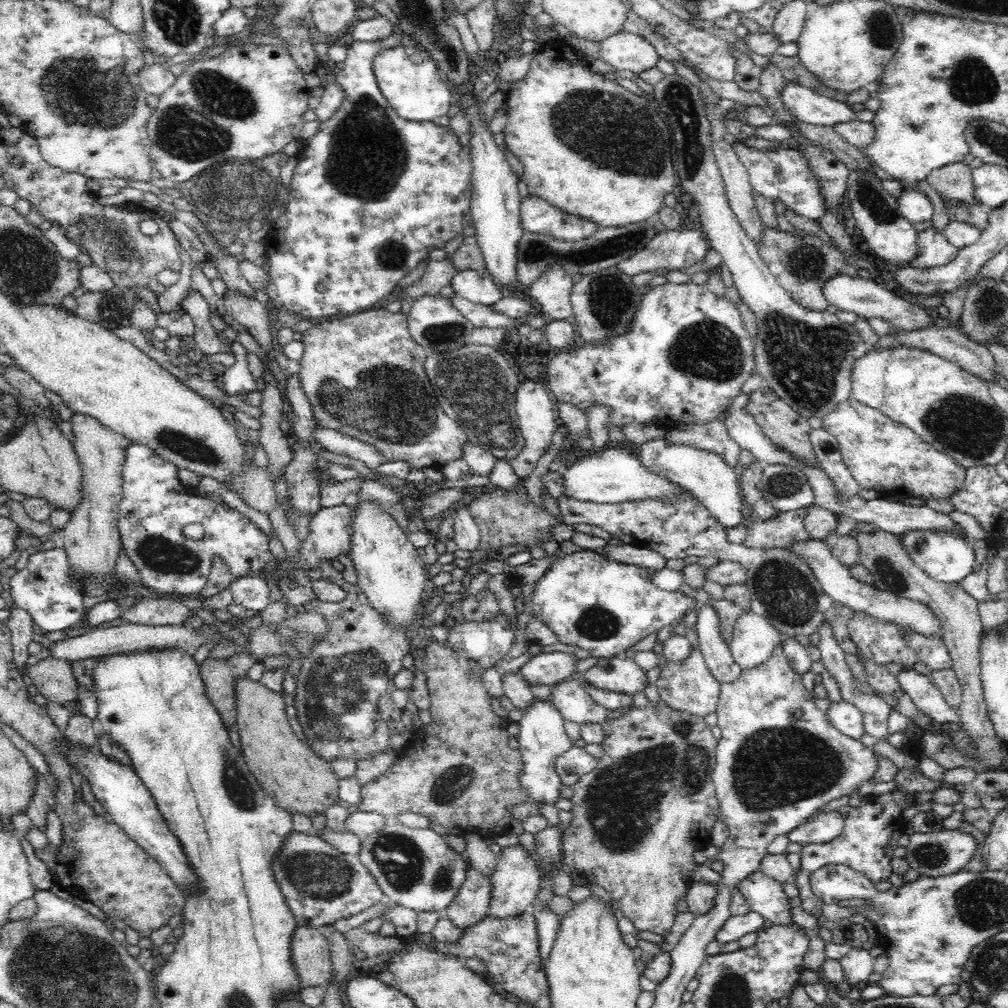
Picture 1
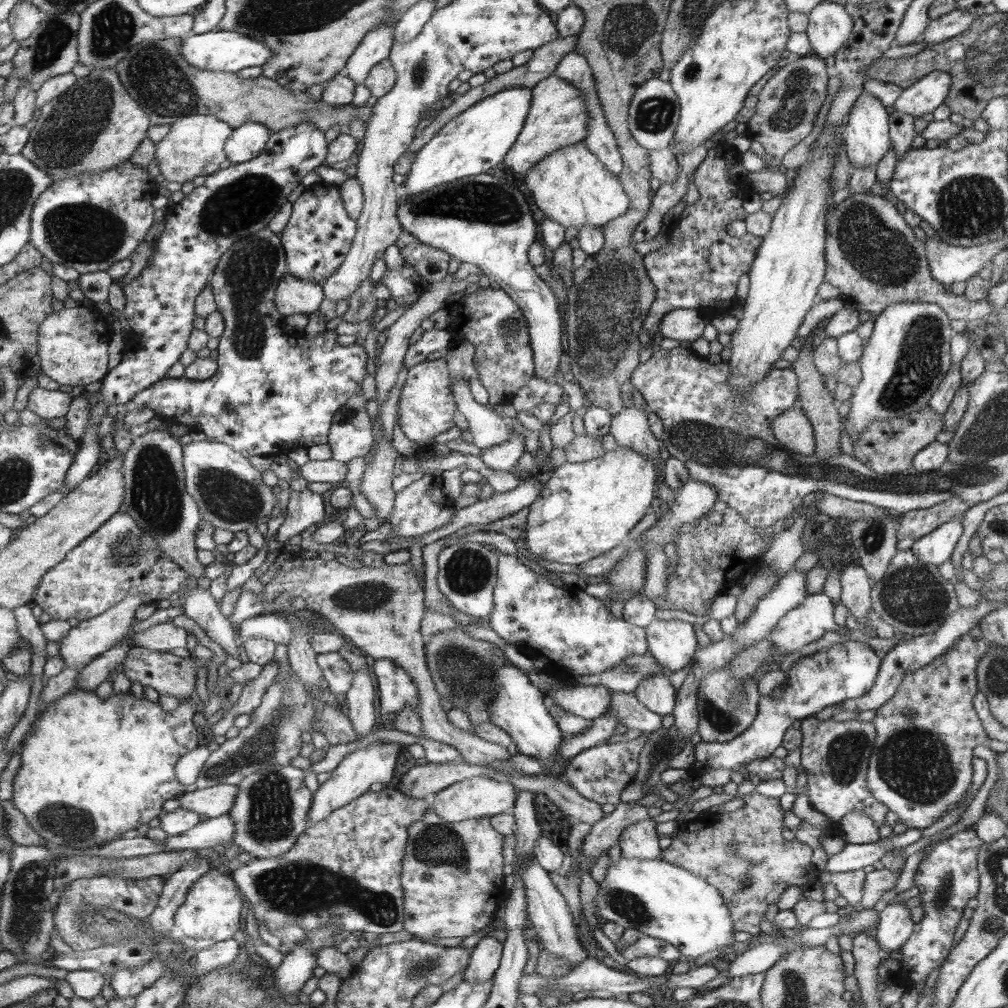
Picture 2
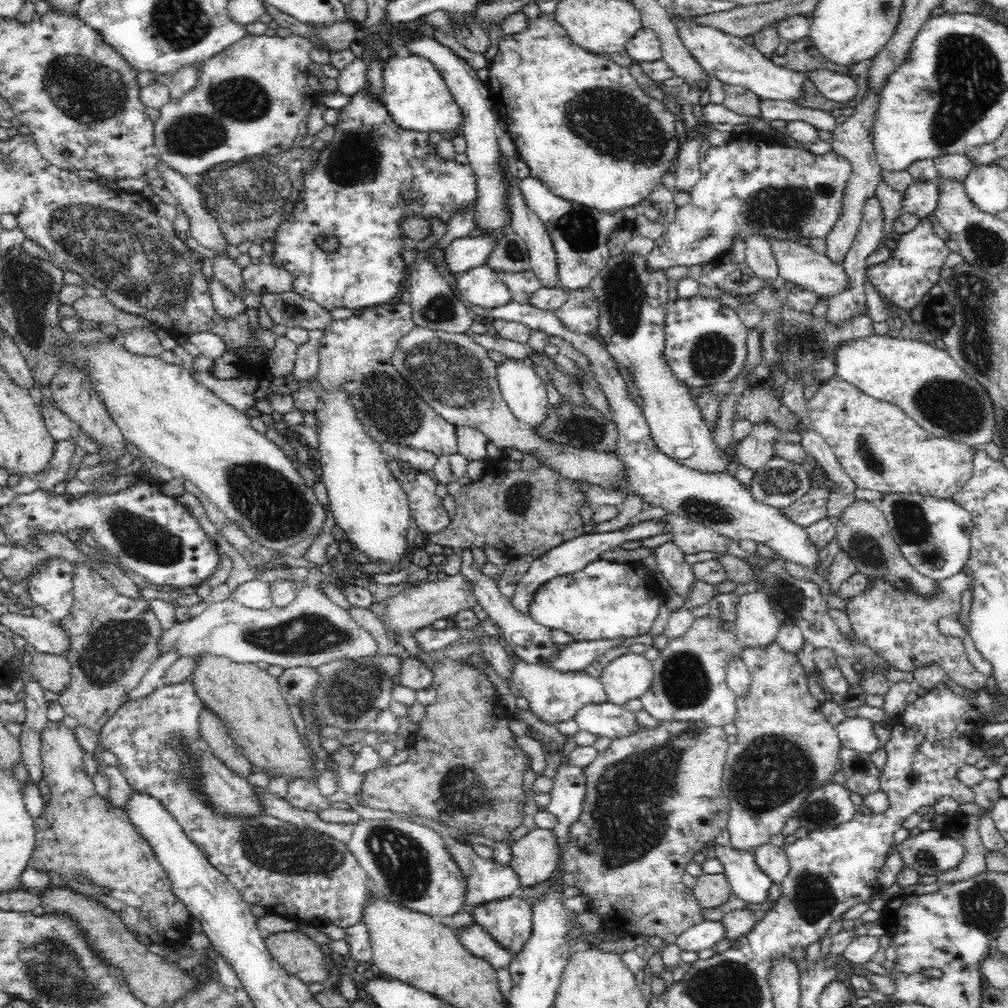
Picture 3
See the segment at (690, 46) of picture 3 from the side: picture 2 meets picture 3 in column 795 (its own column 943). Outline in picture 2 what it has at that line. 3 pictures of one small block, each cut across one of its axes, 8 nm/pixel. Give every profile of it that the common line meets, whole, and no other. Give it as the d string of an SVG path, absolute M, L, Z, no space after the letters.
M938 70L930 72L914 85L904 89L896 100L894 109L908 112L915 118L922 118L924 113L932 113L945 102L950 85L952 85L950 74Z

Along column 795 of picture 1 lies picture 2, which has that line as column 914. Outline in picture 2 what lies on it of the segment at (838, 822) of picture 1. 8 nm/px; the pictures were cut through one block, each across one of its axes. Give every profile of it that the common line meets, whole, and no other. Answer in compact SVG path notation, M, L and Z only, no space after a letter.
M910 829L906 830L904 834L893 834L889 838L881 839L872 844L847 843L842 851L829 856L825 870L831 873L848 872L872 866L886 853L890 853L896 848L902 850L920 840L922 836L922 831Z

